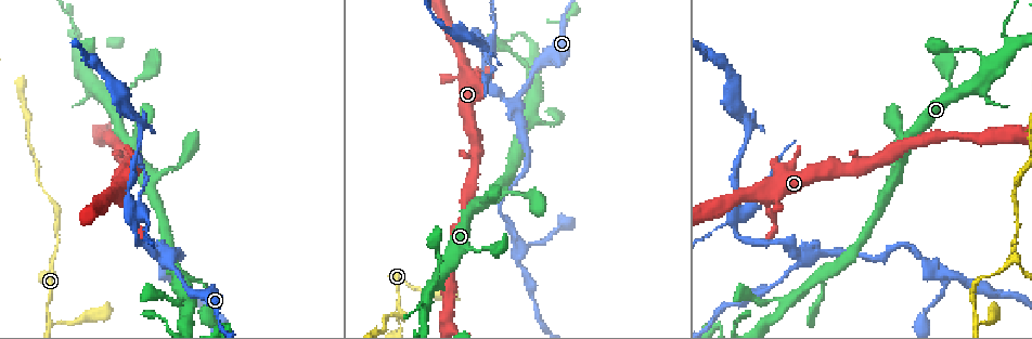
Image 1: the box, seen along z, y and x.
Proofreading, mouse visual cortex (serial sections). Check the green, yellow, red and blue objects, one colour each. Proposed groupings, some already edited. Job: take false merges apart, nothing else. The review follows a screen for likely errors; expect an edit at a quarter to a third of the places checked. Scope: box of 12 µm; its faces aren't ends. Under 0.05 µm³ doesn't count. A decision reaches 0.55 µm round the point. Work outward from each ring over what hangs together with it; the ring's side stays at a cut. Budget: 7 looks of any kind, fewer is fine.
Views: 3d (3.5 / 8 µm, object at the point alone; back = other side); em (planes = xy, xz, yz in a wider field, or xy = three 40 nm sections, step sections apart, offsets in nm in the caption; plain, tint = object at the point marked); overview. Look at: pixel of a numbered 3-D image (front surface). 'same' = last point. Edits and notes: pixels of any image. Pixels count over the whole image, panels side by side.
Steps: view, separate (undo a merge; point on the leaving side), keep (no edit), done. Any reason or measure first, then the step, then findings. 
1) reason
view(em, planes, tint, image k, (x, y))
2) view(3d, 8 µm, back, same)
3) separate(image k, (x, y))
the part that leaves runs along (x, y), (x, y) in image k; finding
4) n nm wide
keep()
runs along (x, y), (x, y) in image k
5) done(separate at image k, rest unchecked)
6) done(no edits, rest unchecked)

a narrow waist
view(3d, 8 µm, image 1, (168, 264))

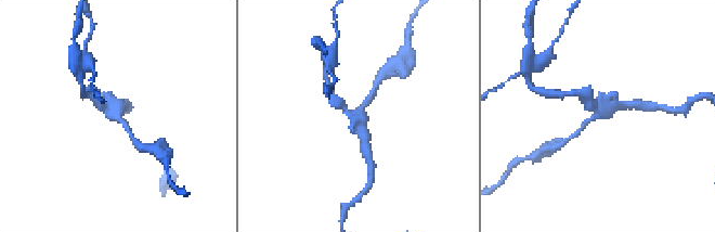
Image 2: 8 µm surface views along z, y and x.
closer look
view(3d, 3.5 µm, image 2, (595, 115))

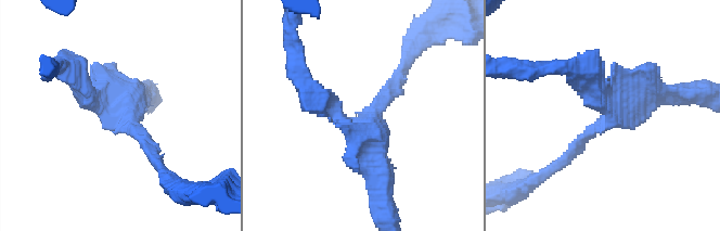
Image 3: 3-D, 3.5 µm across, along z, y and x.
shape alone is not enough
view(em, xy, step 1, tint, image 3, (612, 116))

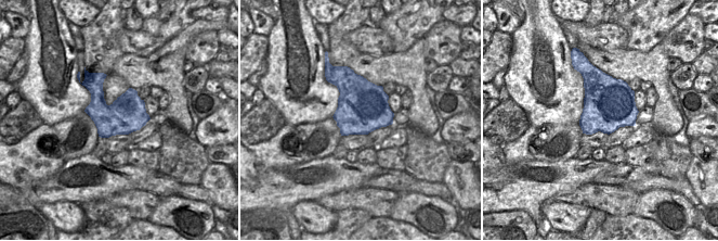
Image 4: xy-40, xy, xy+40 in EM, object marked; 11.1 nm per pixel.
keep()
runs along (157, 162), (77, 78) in image 3; one cell here

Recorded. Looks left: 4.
four arms meet
view(3d, 3.5 µm, image 1, (734, 221))

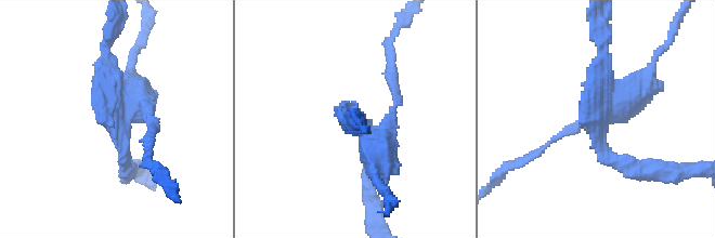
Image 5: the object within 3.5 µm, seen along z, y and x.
4 arms; arms of 200, 200, 300, 450 nm
view(em, xy, step 3, tint, image 5, (114, 122))

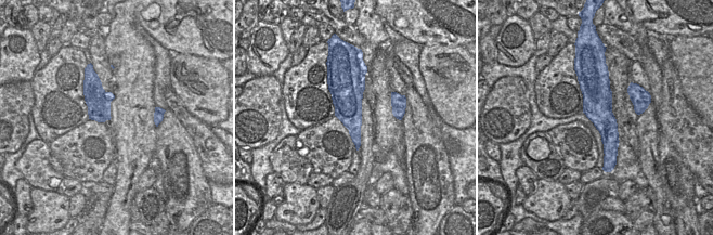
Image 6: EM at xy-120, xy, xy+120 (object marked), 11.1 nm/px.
separate(image 5, (394, 161))
a second cell is stuck on

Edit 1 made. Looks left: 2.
done(separate at image 5, rest unchecked)

